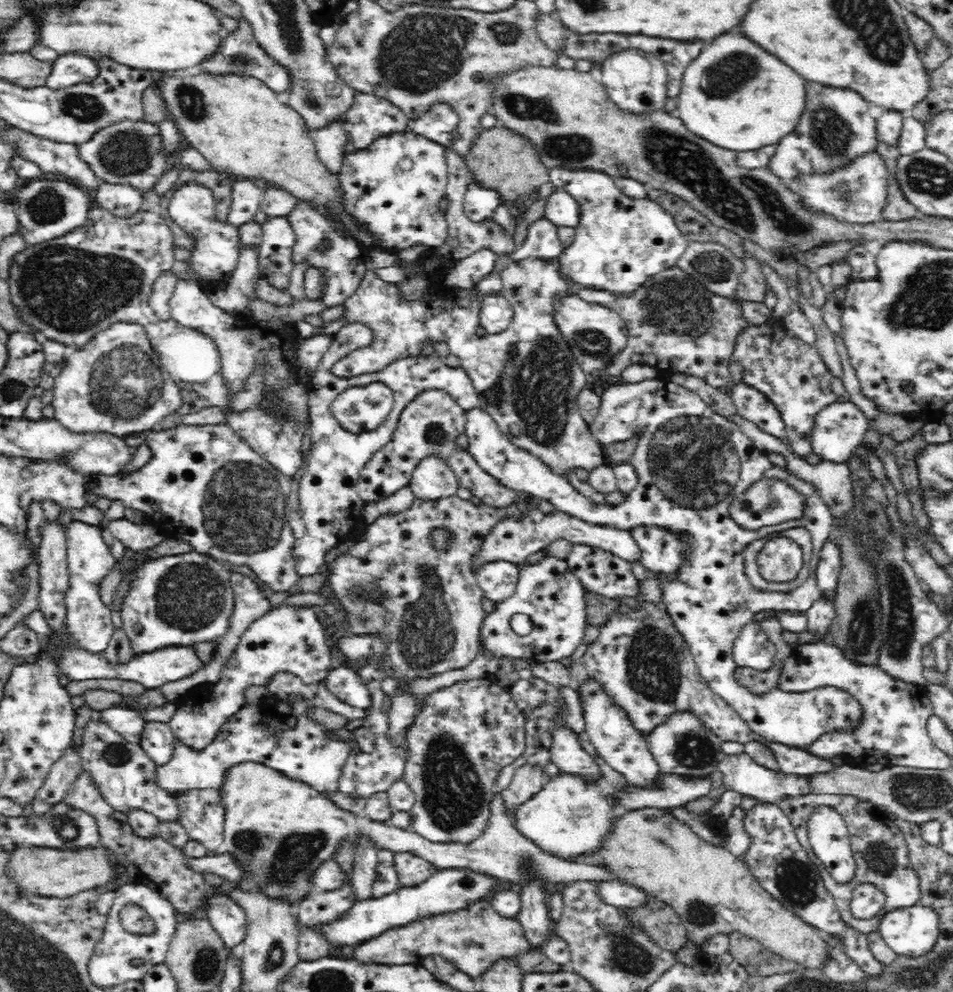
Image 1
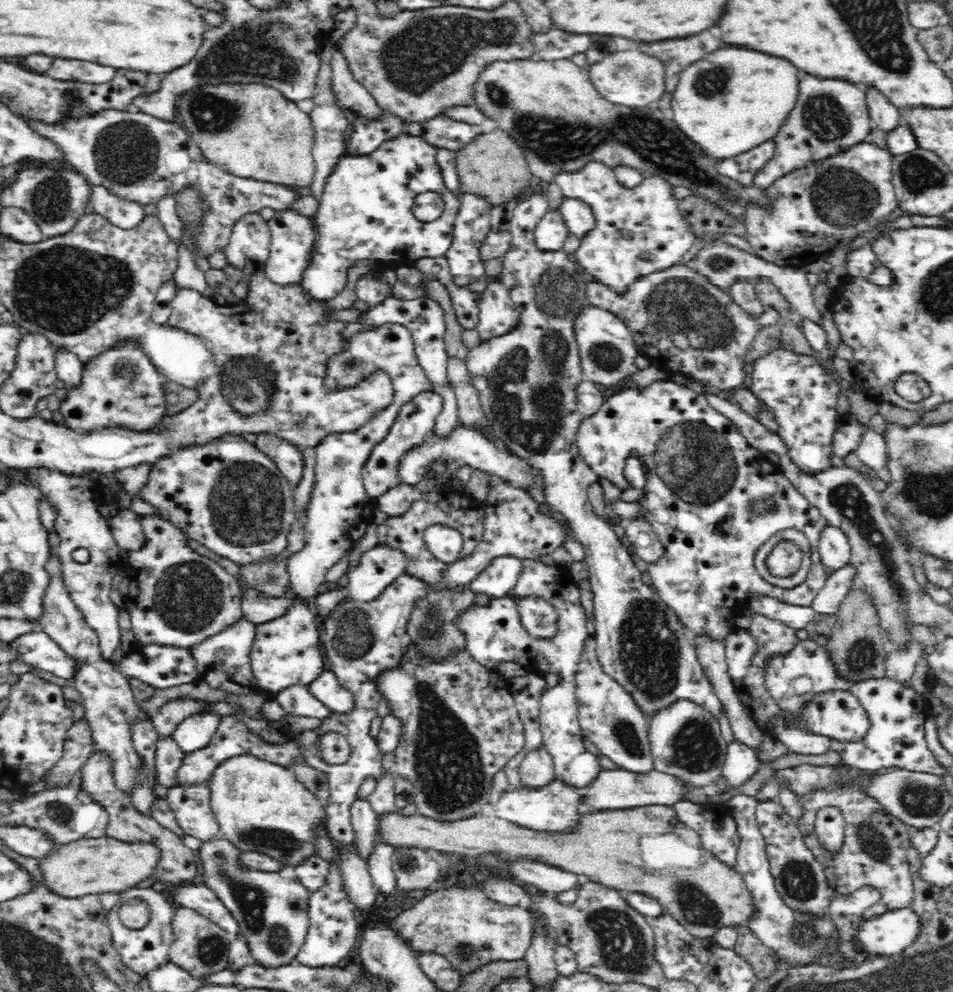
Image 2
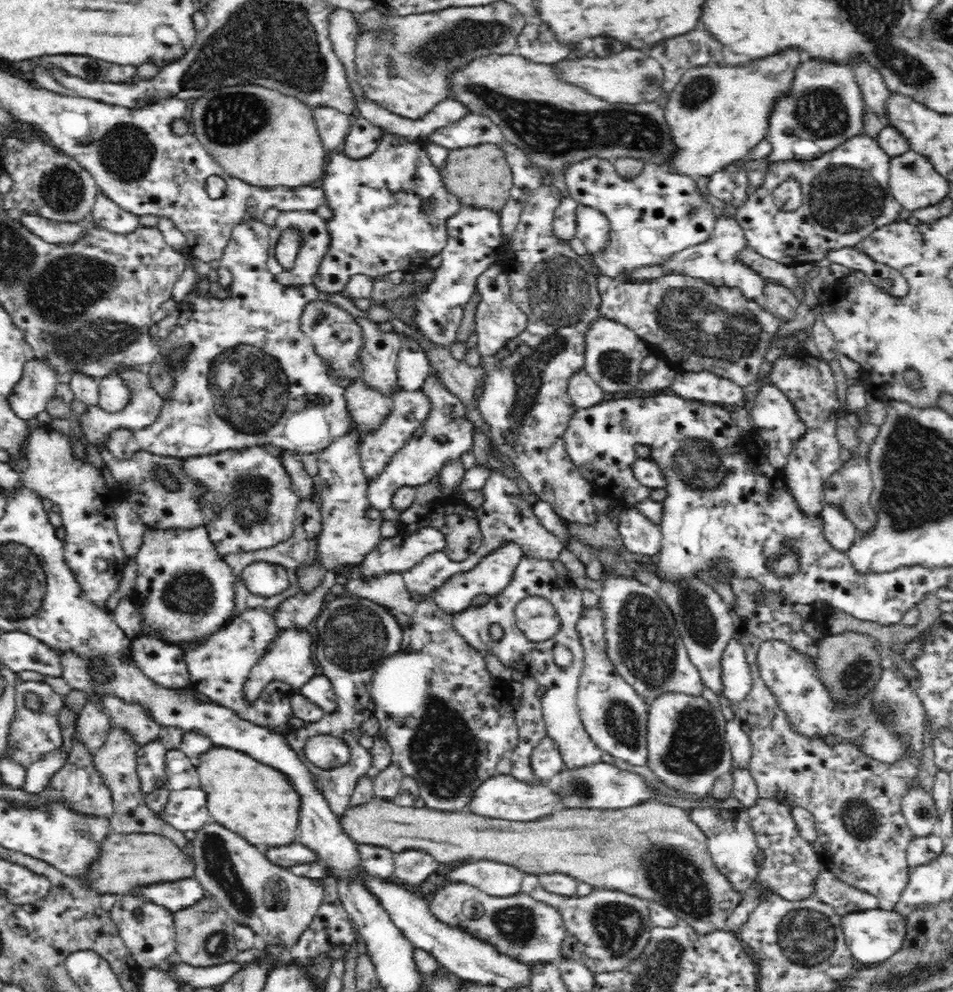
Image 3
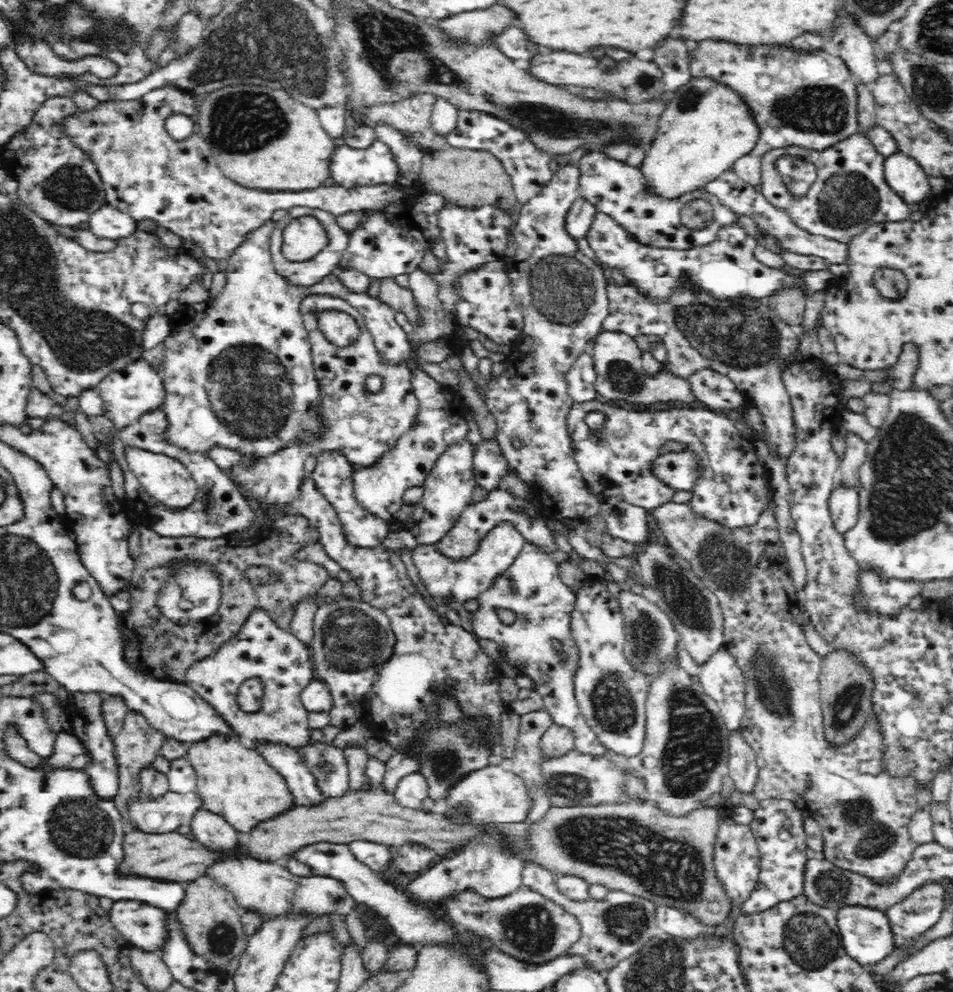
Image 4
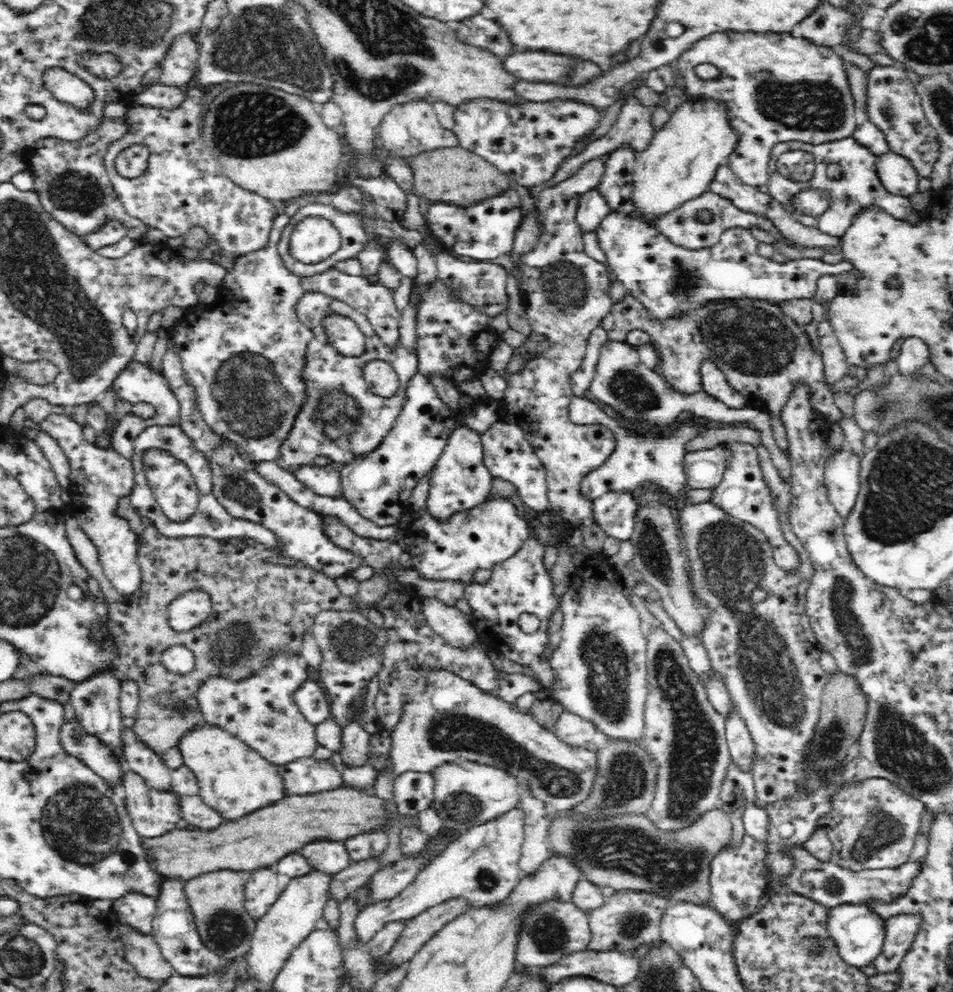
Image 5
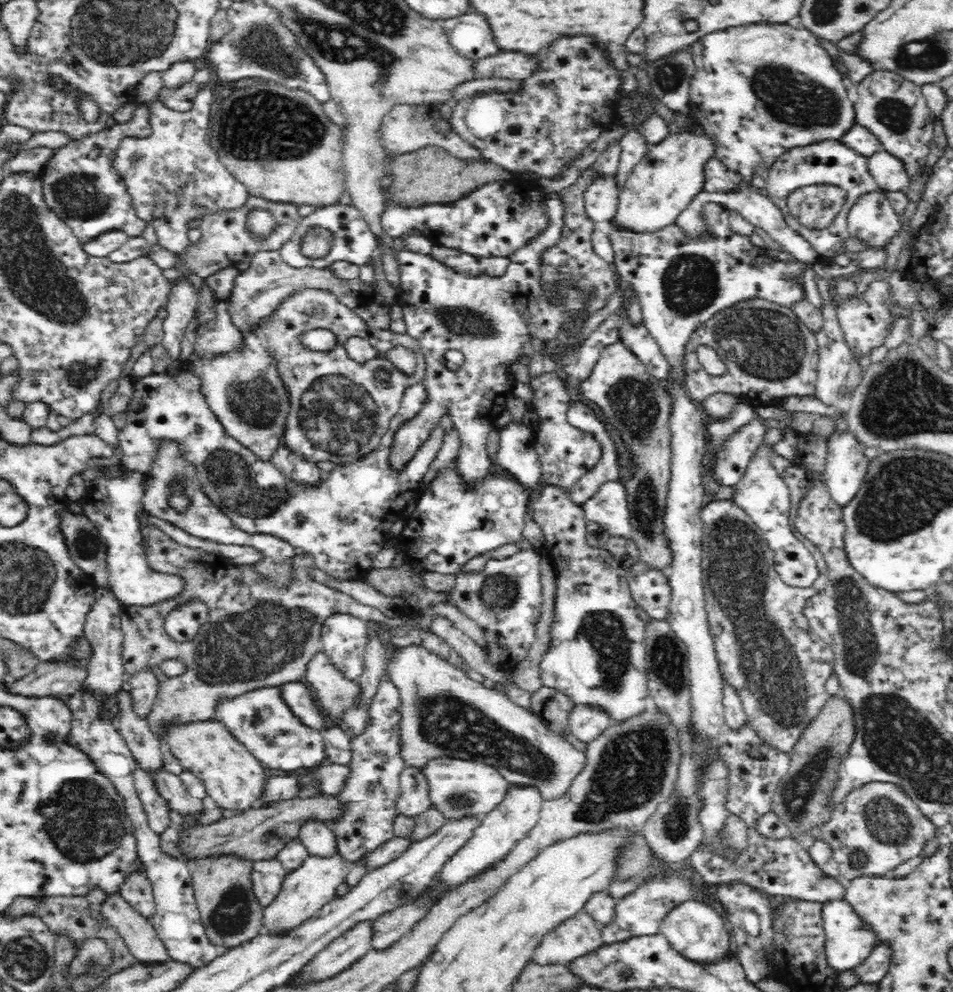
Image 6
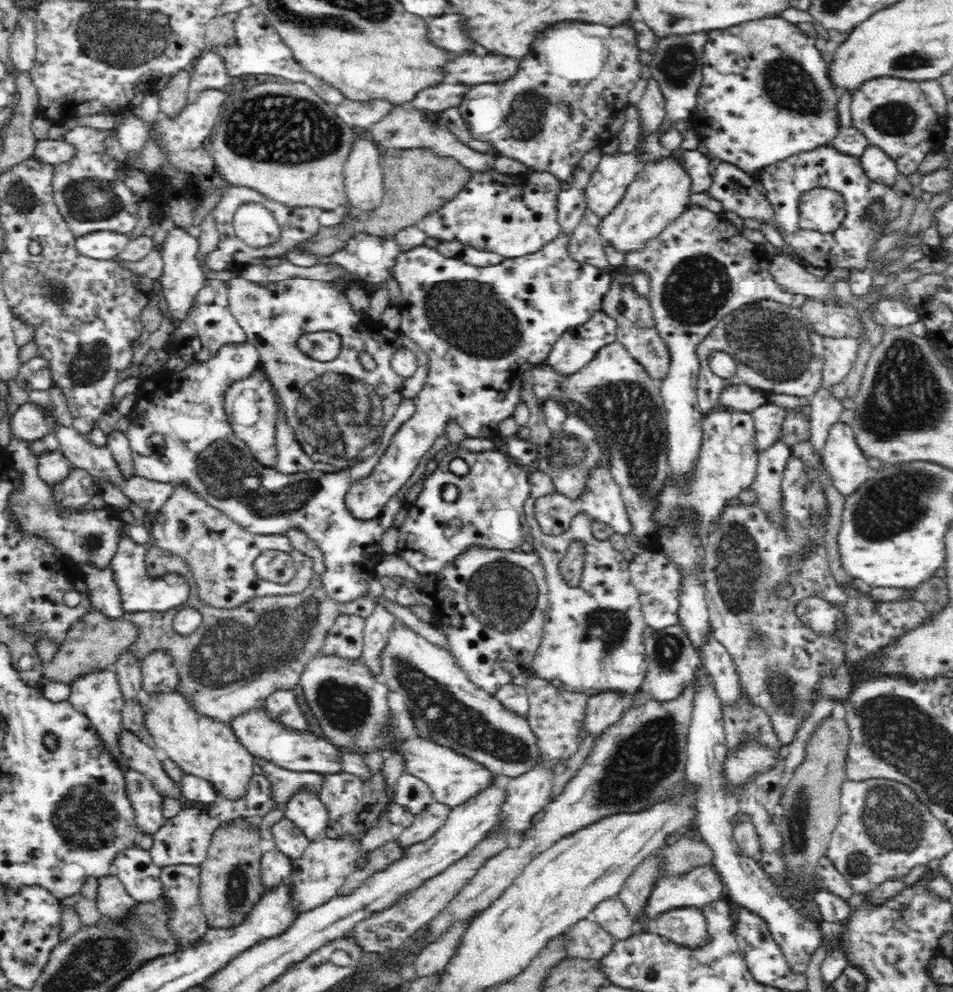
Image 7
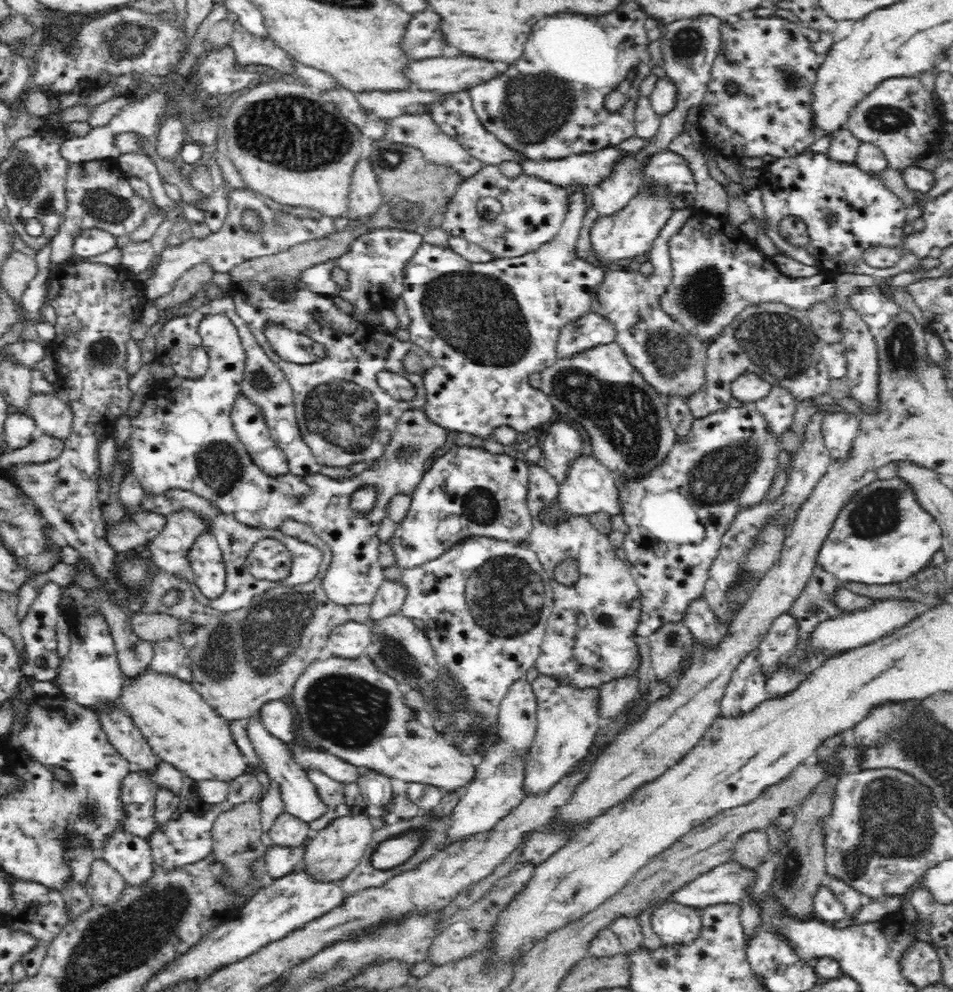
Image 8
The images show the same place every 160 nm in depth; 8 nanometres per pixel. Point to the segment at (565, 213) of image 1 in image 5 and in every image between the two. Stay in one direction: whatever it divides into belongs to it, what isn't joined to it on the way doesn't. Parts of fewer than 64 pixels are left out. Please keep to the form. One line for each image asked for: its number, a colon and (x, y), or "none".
2: (578, 215)
3: (592, 227)
4: (727, 268)
5: (669, 281)

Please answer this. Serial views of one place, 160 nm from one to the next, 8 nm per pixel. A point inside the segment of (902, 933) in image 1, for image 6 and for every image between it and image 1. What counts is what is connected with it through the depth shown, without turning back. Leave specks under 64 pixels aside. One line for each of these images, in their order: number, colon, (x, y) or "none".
2: (887, 934)
3: (872, 936)
4: (865, 932)
5: (858, 934)
6: (848, 944)

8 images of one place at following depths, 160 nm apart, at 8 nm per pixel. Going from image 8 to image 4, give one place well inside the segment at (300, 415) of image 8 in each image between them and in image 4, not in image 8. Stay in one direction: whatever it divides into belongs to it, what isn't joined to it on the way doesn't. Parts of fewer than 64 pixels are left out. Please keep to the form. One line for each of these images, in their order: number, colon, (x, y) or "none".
4: (360, 425)
5: (341, 419)
6: (339, 409)
7: (338, 409)

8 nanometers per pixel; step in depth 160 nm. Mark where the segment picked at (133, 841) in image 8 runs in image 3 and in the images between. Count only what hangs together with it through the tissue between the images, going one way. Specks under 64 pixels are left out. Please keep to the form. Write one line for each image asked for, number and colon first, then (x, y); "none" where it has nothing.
3: (147, 929)
4: (143, 925)
5: (137, 909)
6: (136, 888)
7: (134, 866)

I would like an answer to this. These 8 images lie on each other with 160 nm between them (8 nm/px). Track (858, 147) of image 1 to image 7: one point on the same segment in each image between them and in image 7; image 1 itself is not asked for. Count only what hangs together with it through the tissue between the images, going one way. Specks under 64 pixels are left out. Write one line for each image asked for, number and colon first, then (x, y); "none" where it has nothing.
2: (830, 112)
3: (823, 107)
4: (808, 99)
5: (776, 88)
6: (760, 89)
7: (765, 96)

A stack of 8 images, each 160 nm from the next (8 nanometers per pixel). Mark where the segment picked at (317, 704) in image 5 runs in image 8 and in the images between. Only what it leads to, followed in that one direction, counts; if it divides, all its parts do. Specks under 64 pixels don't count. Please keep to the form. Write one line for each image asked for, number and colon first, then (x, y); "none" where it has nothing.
6: (296, 696)
7: (281, 706)
8: (276, 717)

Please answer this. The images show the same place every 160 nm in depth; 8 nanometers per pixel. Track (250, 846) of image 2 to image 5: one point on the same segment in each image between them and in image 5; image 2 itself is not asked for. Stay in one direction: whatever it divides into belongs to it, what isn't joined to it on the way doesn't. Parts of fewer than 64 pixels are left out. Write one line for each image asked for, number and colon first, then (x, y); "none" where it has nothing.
3: (255, 801)
4: (233, 780)
5: (233, 779)

